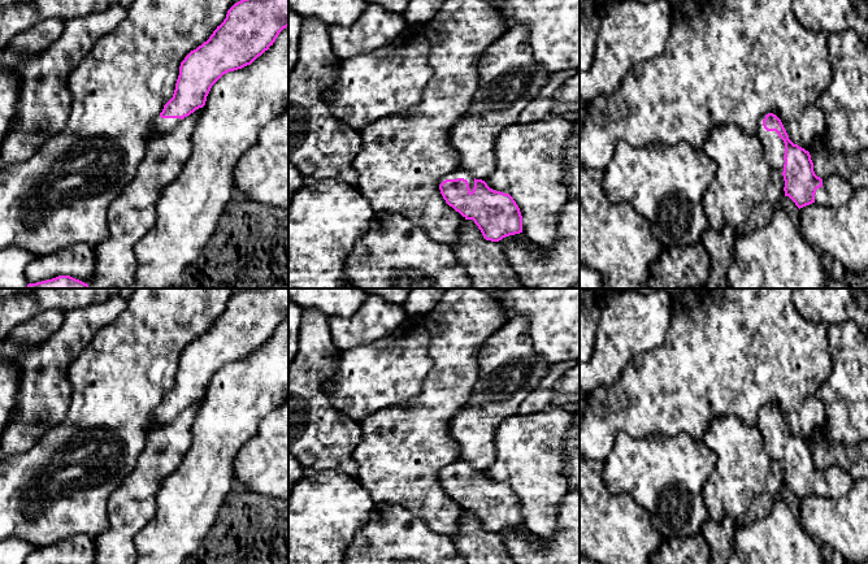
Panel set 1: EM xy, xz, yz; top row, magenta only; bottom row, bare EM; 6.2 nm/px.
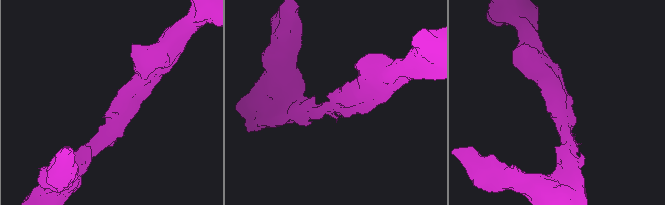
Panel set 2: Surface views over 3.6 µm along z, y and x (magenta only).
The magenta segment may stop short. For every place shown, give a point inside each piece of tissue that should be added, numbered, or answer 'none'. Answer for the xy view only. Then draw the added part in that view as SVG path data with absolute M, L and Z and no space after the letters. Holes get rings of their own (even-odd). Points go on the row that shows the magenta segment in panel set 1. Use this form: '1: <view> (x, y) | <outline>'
1: xy (160, 126) | M156 117L149 130L149 139L170 133L182 120L181 118L161 118Z

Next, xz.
1: xz (459, 173) | M457 169L456 172L452 172L451 174L447 174L444 175L440 181L439 181L439 185L446 181L446 179L457 179L457 178L464 178L468 181L469 183L469 188L470 188L470 192L473 191L473 187L474 187L474 178L470 173L465 172L465 170L461 170L461 169Z

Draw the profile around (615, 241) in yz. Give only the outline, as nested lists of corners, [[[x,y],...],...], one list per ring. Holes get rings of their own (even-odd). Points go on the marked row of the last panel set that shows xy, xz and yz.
[[[580,164],[580,264],[596,270],[604,288],[646,288],[650,269],[659,261],[663,246],[652,237],[648,222],[626,203],[611,203],[604,191],[604,169]]]

